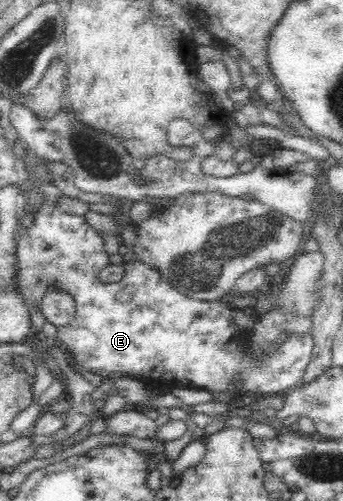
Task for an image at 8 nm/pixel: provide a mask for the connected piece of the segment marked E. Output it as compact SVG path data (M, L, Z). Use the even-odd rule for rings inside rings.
M48 202L36 214L34 226L30 230L16 230L16 251L20 264L18 285L32 308L40 303L50 286L68 289L76 299L76 312L72 322L57 329L57 338L66 343L75 356L75 360L84 370L98 376L121 376L138 379L146 388L163 389L181 386L182 388L207 389L210 393L247 392L257 399L268 395L277 396L292 386L296 386L306 372L314 350L314 333L311 325L305 323L278 335L264 356L256 358L250 328L238 331L236 326L236 308L221 299L203 301L190 298L164 280L154 268L140 261L124 264L125 275L113 283L100 282L97 274L107 265L109 255L103 247L103 239L94 227L82 215L72 215L60 211L57 204Z

